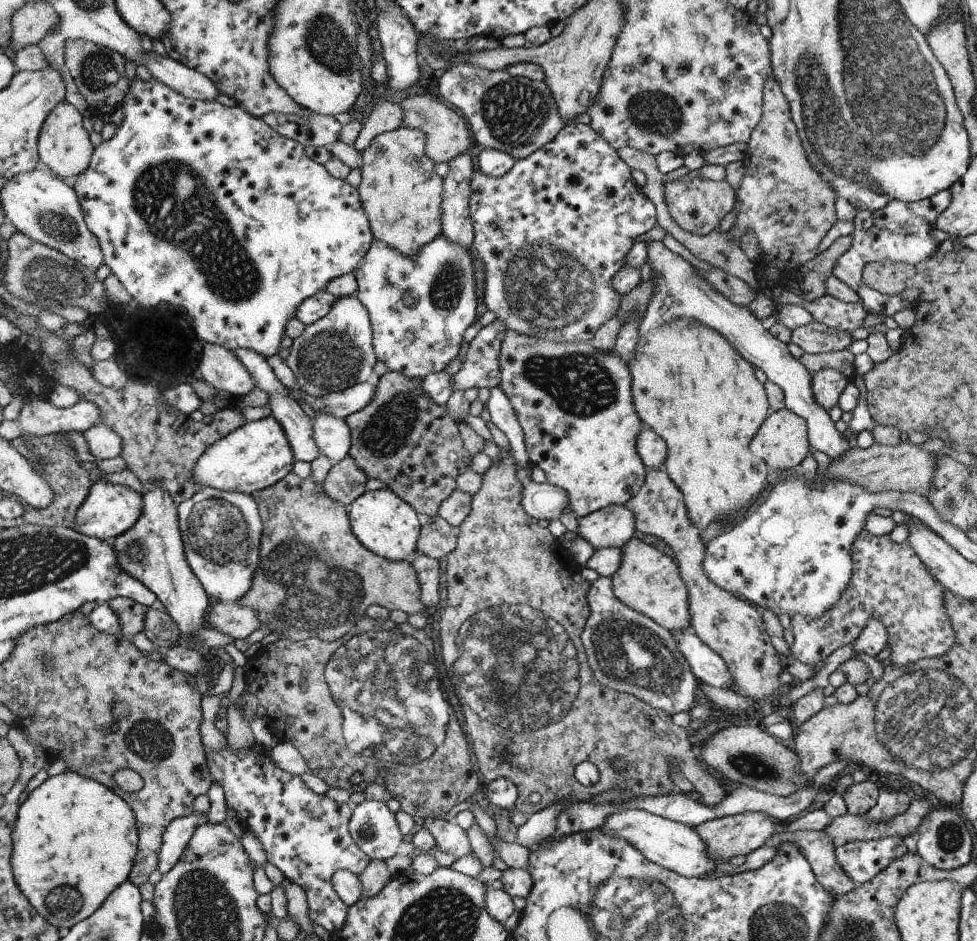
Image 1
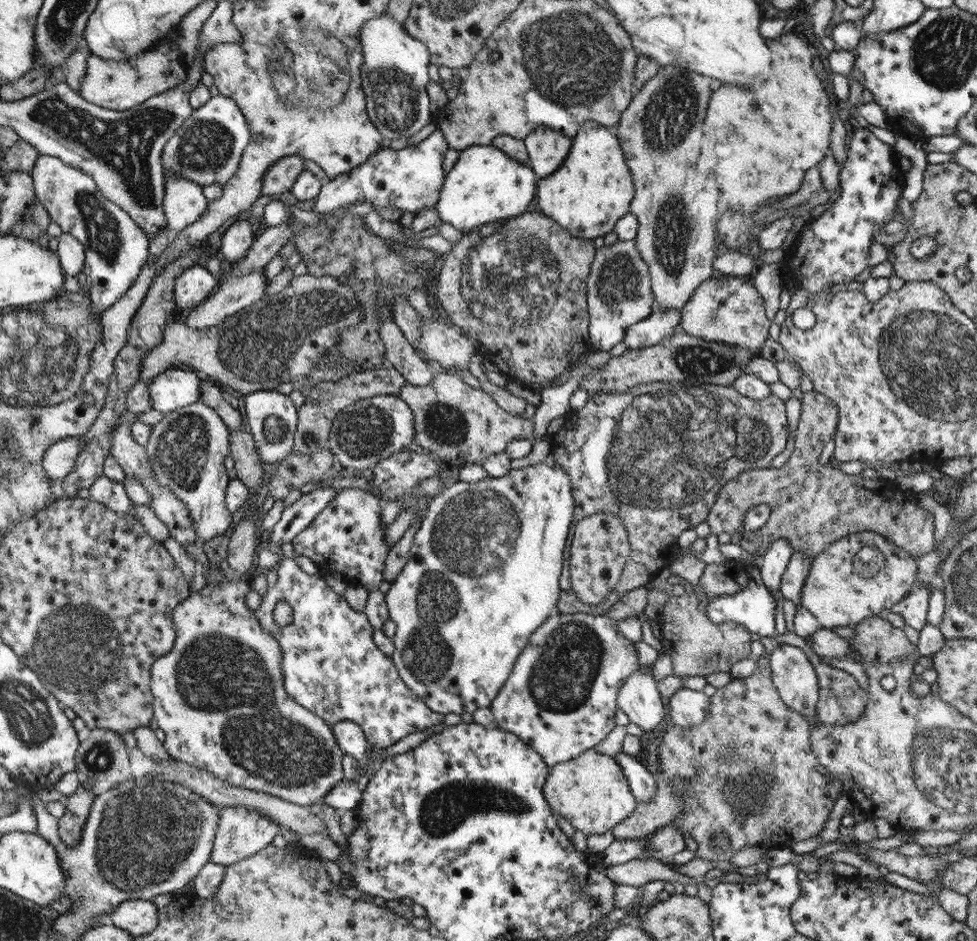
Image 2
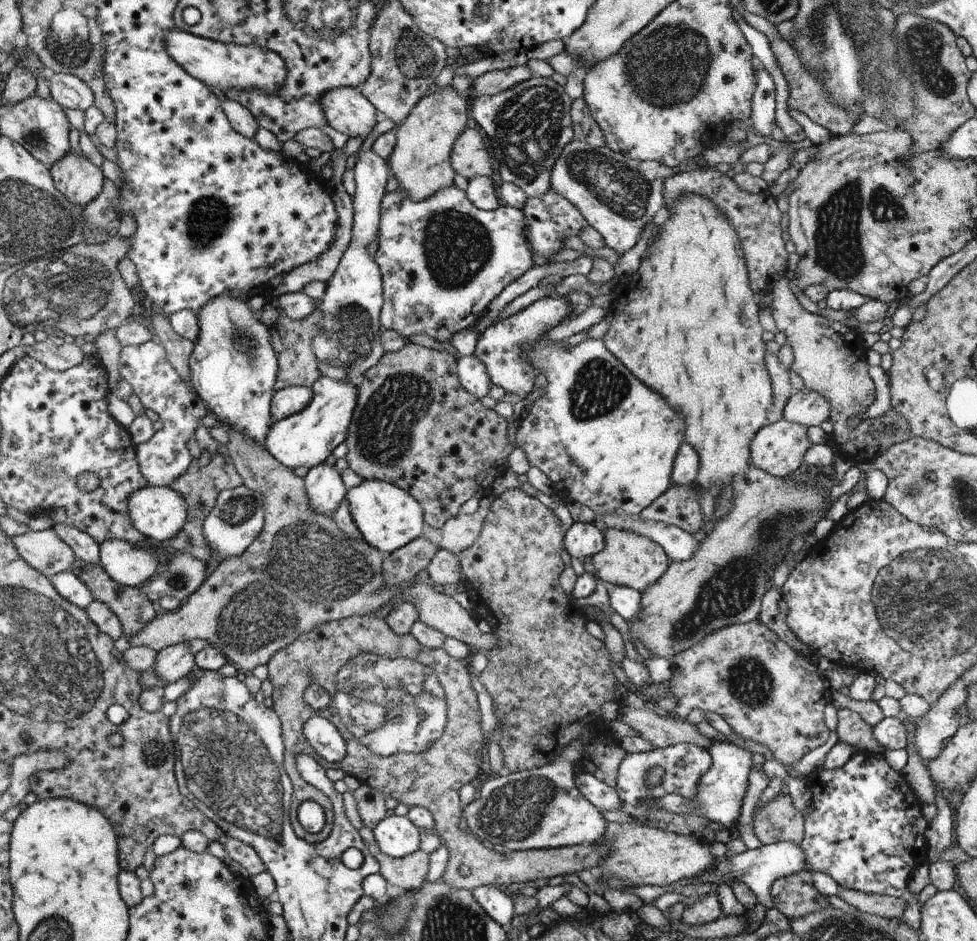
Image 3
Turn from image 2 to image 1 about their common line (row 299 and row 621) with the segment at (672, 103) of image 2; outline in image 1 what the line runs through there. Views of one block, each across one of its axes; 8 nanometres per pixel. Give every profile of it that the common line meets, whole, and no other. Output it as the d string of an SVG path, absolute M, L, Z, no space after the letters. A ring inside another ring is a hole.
M632 537L622 546L620 568L611 577L614 596L628 608L649 616L669 631L690 627L688 589L682 582L678 565L672 557Z

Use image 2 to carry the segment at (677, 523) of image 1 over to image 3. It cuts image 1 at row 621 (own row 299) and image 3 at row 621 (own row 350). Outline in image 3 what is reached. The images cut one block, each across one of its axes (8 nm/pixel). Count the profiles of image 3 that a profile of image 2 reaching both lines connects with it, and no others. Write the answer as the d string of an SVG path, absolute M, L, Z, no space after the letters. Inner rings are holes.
M759 619L718 628L698 640L698 644L674 656L671 662L670 690L678 699L678 715L680 710L688 714L694 709L718 714L730 725L733 736L766 746L774 759L783 765L795 765L804 755L824 745L830 736L824 708L833 695L824 687L817 664L792 650Z

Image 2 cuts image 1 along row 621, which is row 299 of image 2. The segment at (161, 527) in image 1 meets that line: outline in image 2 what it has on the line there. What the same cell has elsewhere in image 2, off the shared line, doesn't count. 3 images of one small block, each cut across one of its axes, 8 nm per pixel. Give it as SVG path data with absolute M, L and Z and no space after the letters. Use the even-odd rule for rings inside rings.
M194 264L182 271L174 285L176 311L202 304L216 290L216 278L204 265Z

